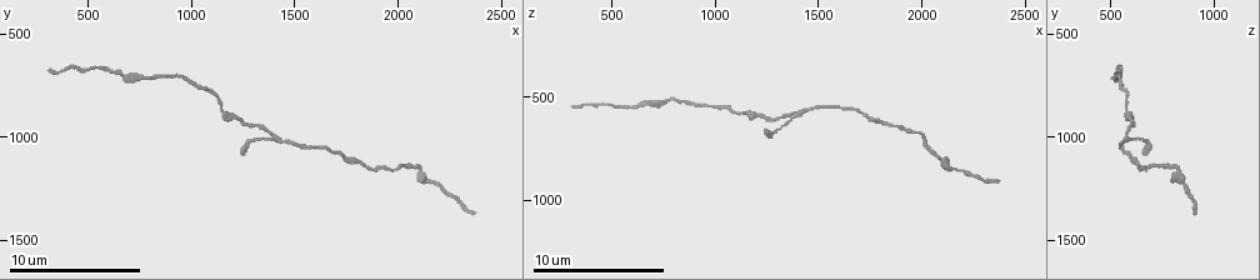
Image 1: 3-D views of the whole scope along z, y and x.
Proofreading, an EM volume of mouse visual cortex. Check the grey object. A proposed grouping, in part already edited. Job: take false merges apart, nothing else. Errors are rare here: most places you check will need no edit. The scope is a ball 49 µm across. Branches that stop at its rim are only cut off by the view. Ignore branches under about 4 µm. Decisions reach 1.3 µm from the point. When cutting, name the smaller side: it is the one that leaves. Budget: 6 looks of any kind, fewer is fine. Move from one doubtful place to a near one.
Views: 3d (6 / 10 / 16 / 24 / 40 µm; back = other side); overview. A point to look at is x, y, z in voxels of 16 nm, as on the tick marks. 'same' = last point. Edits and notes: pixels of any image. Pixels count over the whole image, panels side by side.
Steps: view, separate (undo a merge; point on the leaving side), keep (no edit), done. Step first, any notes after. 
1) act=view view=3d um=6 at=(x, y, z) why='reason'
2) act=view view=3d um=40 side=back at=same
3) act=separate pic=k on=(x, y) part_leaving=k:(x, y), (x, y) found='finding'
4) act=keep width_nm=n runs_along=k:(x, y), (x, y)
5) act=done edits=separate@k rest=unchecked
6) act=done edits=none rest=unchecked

act=view view=3d um=6 at=(990, 720, 540) why='thick turns thin'

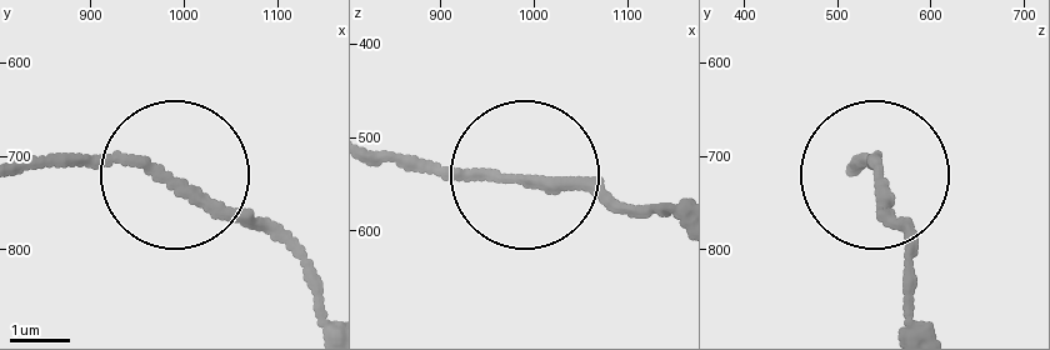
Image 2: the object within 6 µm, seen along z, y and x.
act=keep runs_along=2:(329, 311), (270, 236), (180, 181), (120, 161), (31, 161) found='continuous, no second neuron'

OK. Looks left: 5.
act=view view=3d um=10 at=(1710, 1080, 590) why='calibre changes'

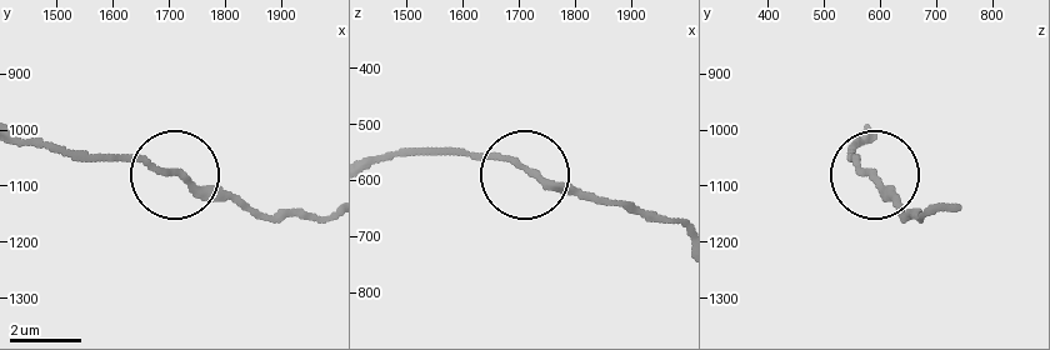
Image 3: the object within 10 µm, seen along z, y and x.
act=keep width_nm=170 runs_along=3:(375, 159), (493, 155), (555, 189), (596, 198) found='continuous, no second neuron'

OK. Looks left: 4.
act=view view=3d um=10 at=(1380, 990, 590) why='branch point'

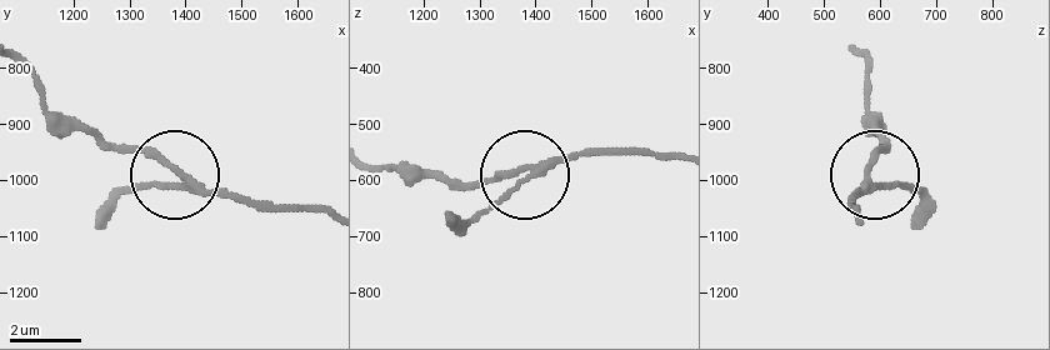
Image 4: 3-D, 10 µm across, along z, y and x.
act=keep width_nm=170 runs_along=4:(175, 174), (148, 156), (96, 144) found='all the same neuron'

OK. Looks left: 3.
act=done edits=none rest=unchecked

